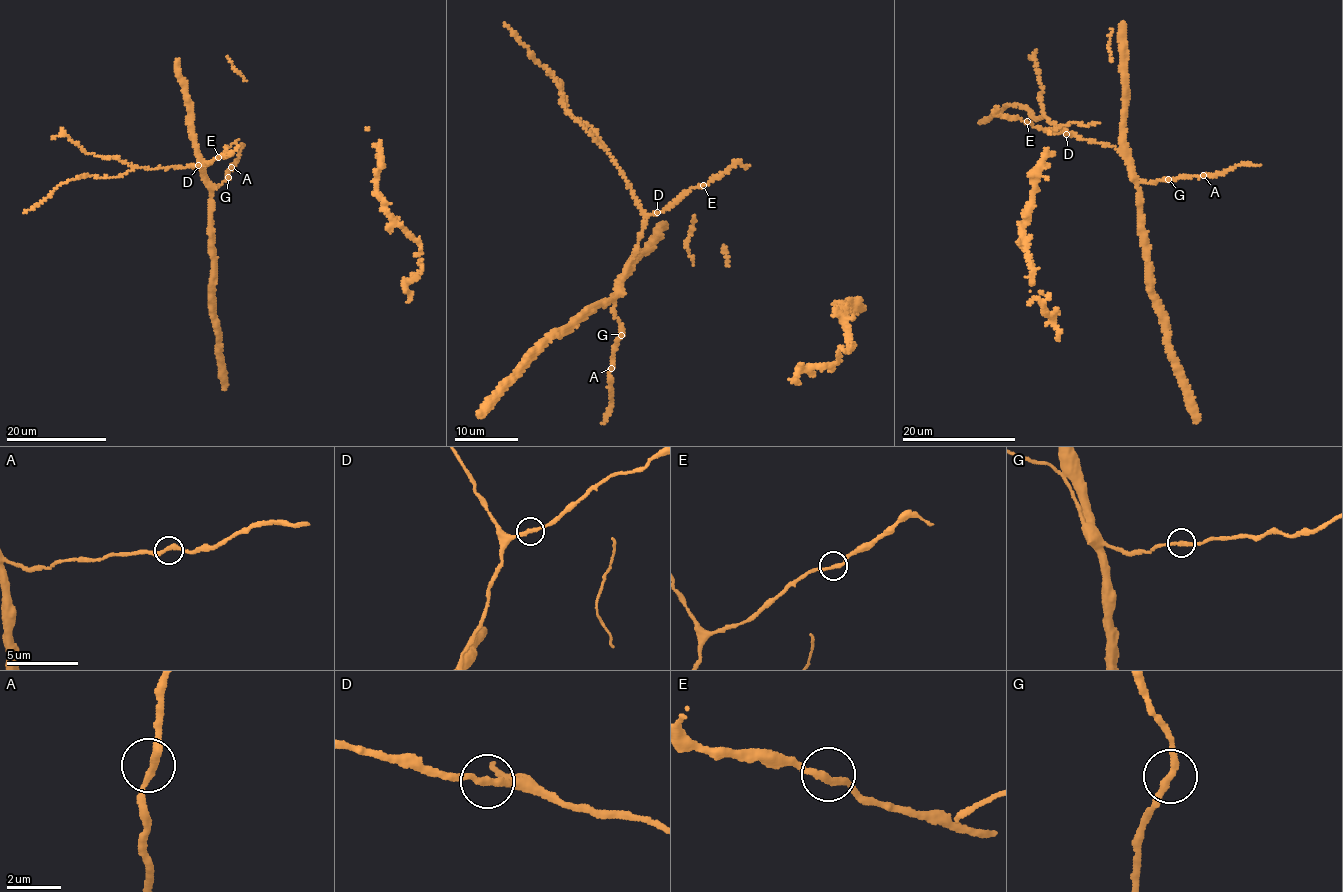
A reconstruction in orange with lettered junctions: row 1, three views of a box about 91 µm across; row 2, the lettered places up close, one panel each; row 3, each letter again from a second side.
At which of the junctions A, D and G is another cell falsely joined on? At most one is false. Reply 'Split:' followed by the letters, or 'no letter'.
Split: no letter

